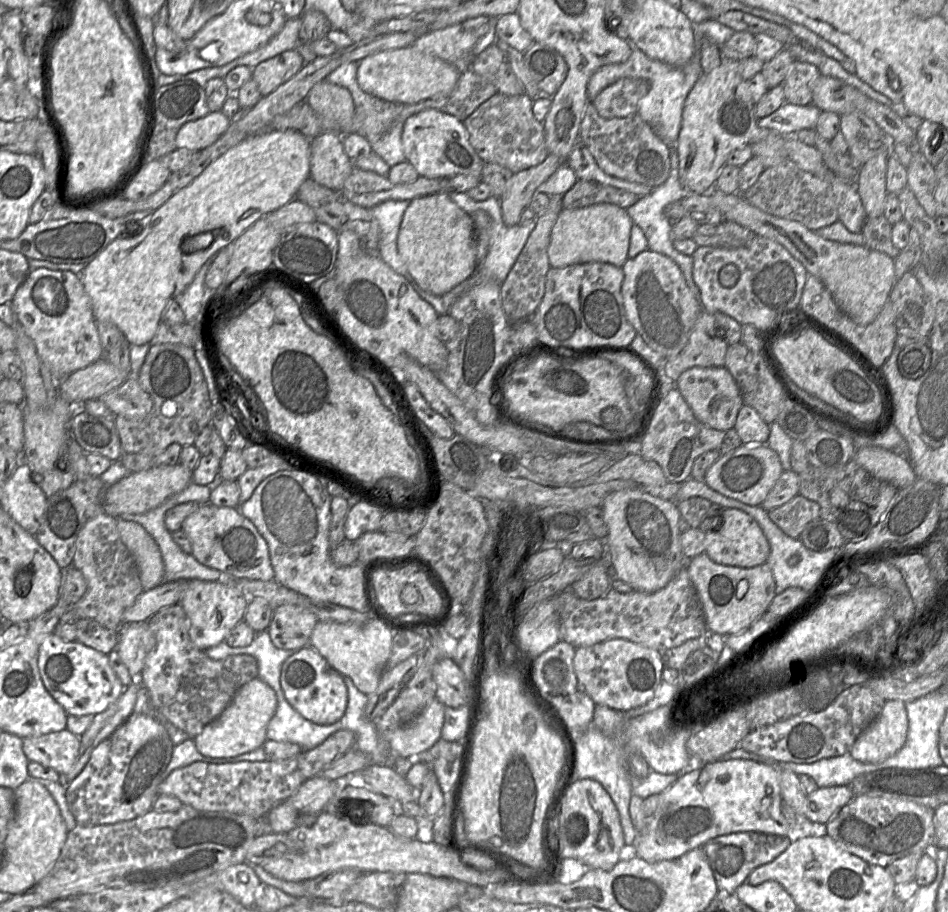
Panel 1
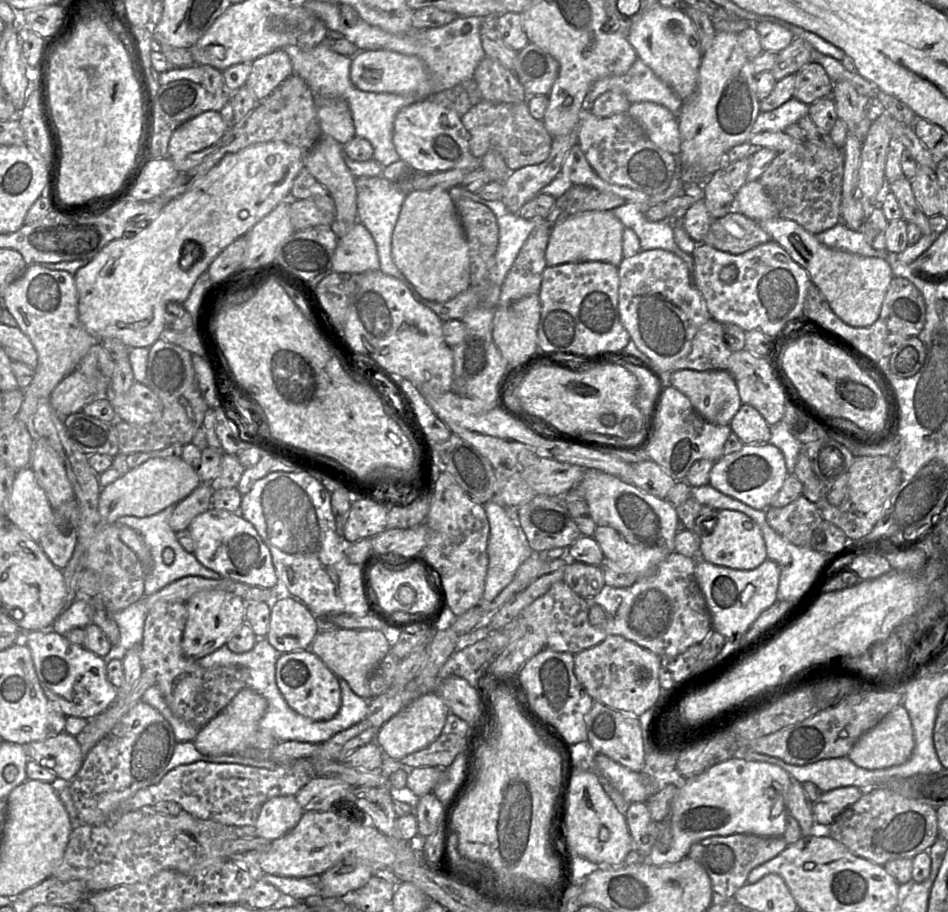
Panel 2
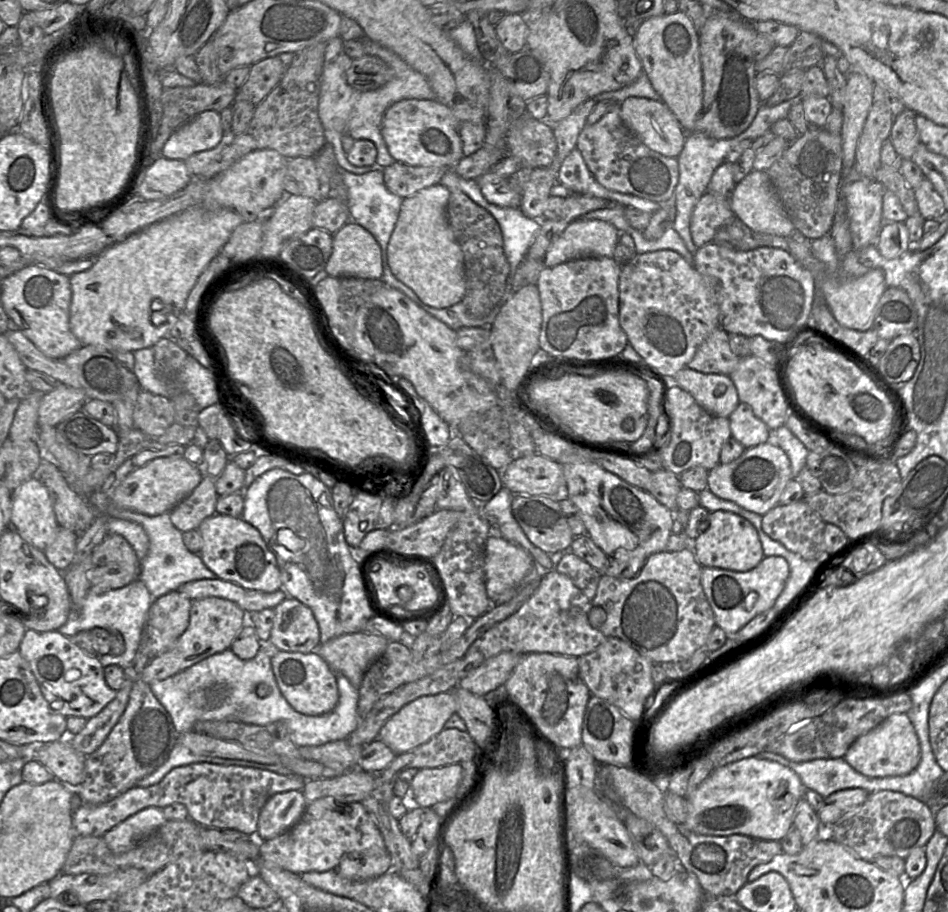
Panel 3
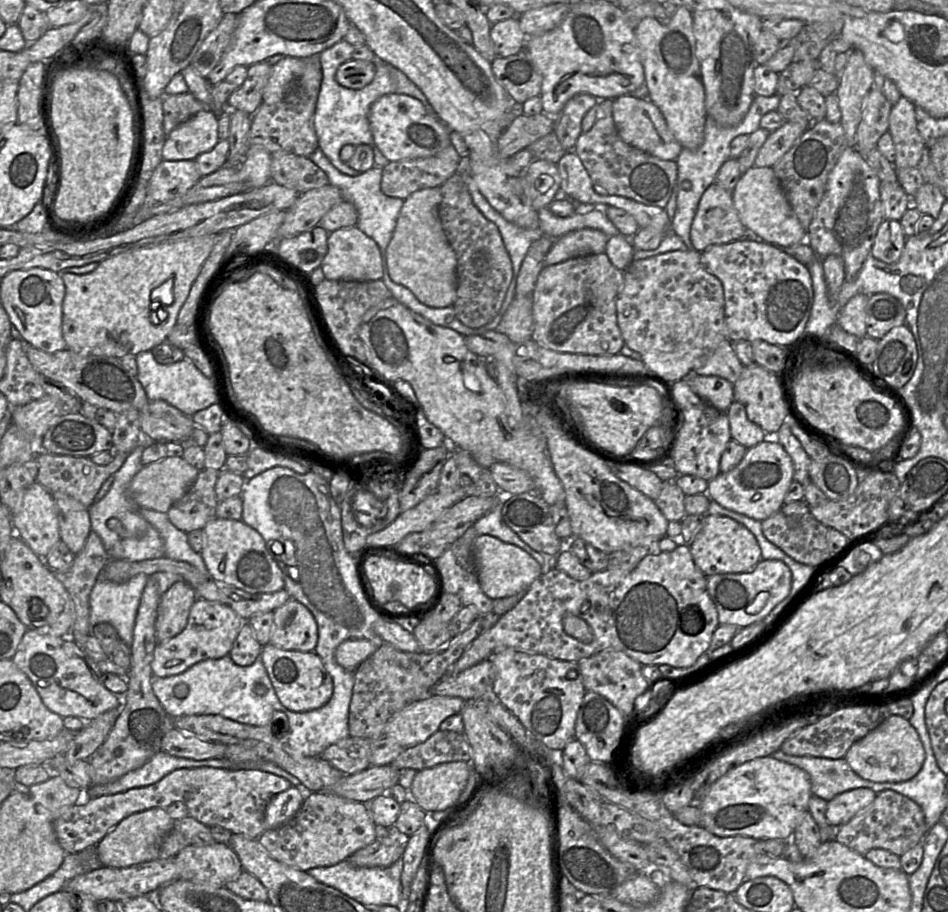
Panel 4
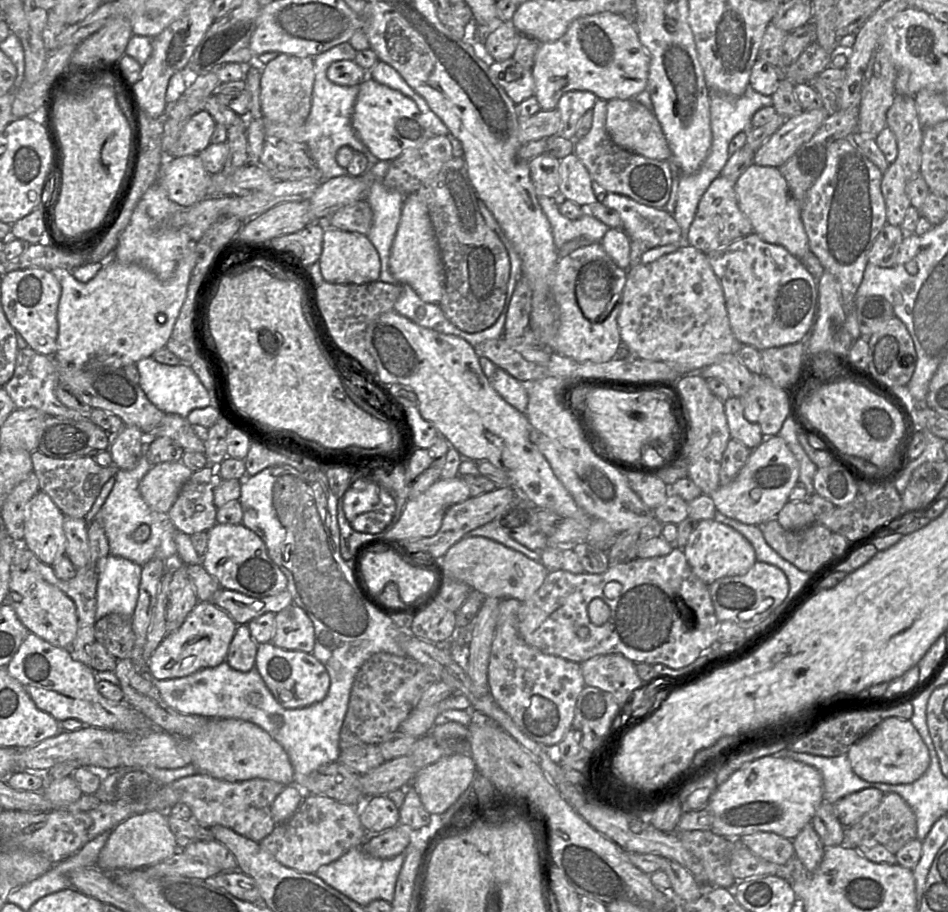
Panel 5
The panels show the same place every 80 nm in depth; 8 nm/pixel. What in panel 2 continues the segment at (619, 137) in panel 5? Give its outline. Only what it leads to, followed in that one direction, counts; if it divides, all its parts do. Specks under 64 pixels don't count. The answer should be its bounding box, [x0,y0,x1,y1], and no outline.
[627,102,681,156]

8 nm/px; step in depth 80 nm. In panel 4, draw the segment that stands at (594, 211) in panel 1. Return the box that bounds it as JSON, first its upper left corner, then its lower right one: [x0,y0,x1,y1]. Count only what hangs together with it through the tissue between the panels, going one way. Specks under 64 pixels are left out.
[545,228,609,266]

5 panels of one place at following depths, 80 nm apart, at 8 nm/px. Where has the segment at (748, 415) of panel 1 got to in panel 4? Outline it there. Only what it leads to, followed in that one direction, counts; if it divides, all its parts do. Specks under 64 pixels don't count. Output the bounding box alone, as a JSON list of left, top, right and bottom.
[726,401,765,449]

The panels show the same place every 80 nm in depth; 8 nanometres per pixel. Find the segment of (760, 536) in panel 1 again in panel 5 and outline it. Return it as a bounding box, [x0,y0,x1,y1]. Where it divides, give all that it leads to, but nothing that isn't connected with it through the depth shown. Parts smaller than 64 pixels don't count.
[683,519,757,585]

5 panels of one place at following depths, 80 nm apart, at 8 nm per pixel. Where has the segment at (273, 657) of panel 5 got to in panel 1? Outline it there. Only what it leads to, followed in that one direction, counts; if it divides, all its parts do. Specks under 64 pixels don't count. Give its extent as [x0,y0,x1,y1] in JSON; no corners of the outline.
[280,646,348,724]

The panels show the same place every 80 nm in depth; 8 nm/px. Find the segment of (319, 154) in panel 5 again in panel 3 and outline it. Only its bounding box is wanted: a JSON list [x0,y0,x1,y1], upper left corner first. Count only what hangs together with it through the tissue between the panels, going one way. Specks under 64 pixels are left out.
[318,36,435,172]

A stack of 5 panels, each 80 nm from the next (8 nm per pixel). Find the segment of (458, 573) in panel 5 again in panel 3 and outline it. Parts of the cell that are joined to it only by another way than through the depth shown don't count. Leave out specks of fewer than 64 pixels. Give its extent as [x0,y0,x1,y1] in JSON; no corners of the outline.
[484,537,533,600]

